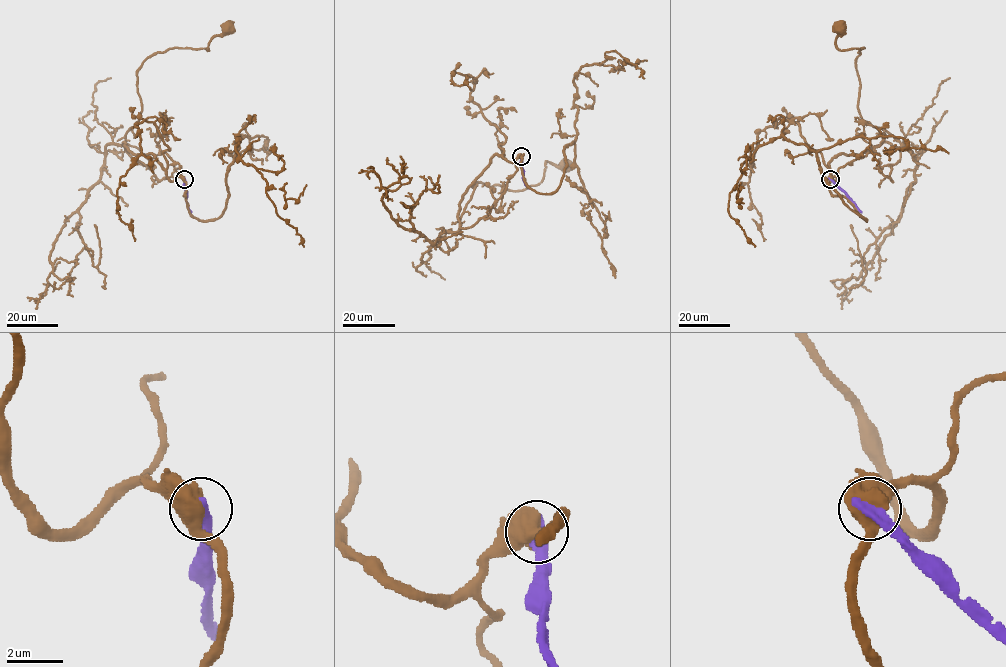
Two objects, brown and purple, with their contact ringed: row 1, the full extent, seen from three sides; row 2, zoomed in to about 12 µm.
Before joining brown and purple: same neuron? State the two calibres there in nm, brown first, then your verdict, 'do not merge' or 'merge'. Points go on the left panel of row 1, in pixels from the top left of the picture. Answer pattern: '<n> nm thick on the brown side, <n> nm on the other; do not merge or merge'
650 nm thick on the brown side, 480 nm on the other; do not merge

